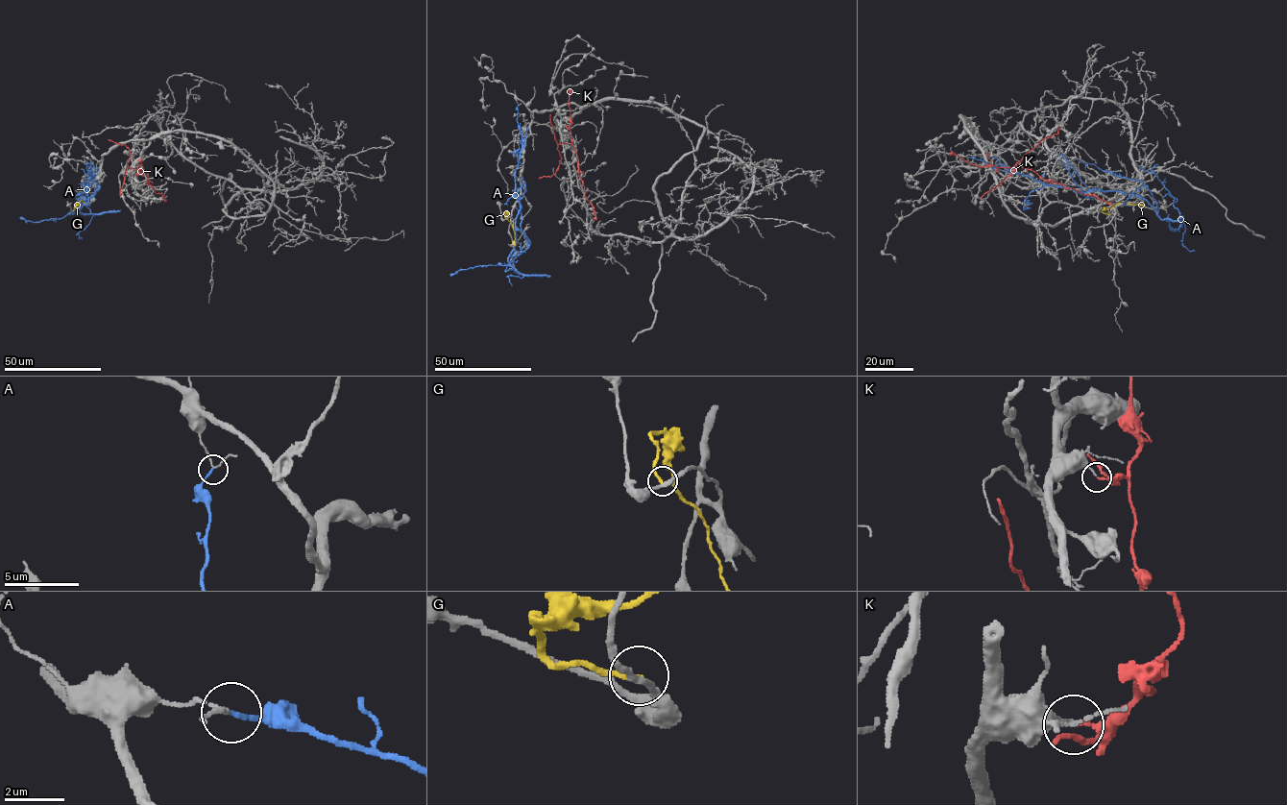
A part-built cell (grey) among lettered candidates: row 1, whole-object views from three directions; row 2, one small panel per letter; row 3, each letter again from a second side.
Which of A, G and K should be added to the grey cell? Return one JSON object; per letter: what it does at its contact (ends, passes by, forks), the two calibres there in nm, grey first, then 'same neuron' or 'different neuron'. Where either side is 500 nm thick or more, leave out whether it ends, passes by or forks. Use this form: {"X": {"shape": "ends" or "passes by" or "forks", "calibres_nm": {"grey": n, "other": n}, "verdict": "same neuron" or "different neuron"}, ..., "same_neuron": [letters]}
{"A": {"shape": "ends", "calibres_nm": {"grey": 90, "other": 130}, "verdict": "different neuron"}, "G": {"shape": "ends", "calibres_nm": {"grey": 200, "other": 190}, "verdict": "different neuron"}, "K": {"shape": "ends", "calibres_nm": {"grey": 110, "other": 160}, "verdict": "different neuron"}, "same_neuron": []}

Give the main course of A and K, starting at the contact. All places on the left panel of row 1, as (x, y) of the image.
A: (88, 163), (92, 176), (85, 193), (89, 190), (80, 207), (98, 183), (90, 178), (87, 165)
K: (135, 173), (144, 171), (147, 183), (163, 196), (164, 201)

